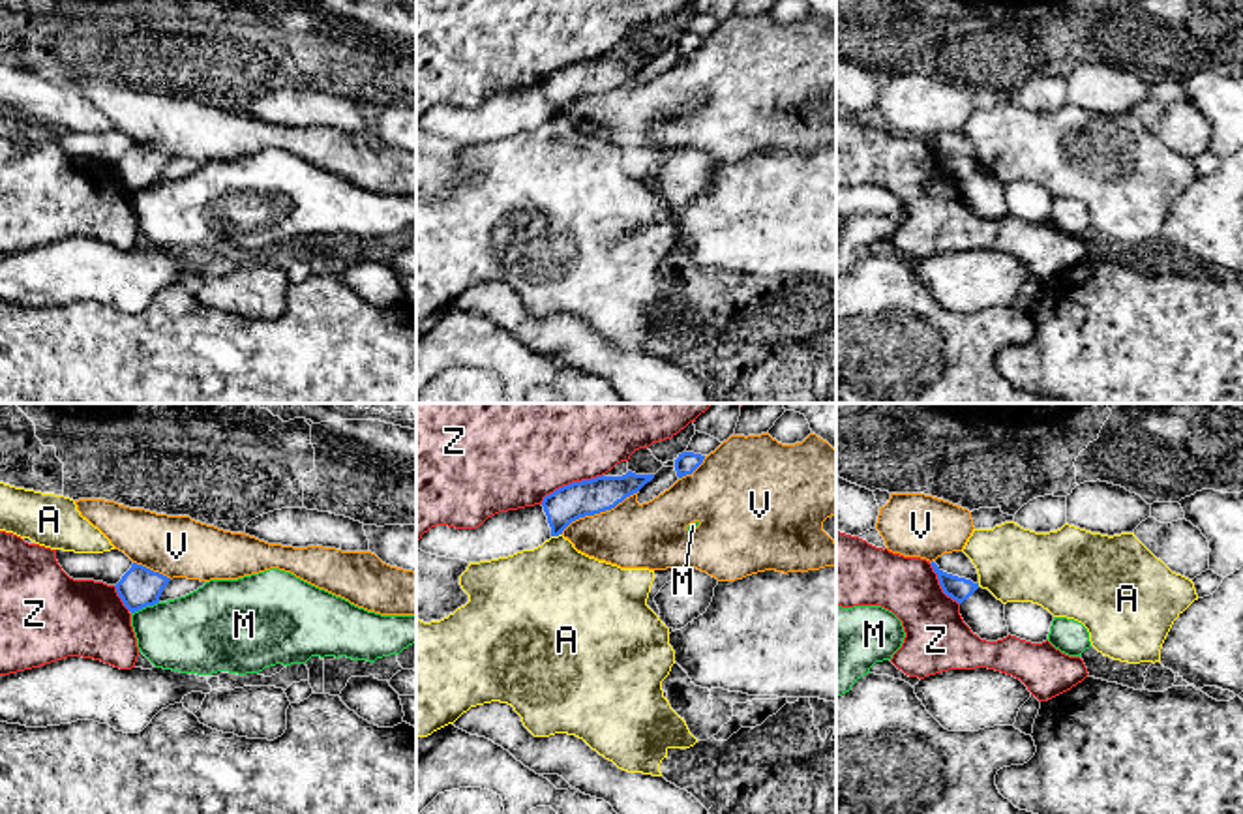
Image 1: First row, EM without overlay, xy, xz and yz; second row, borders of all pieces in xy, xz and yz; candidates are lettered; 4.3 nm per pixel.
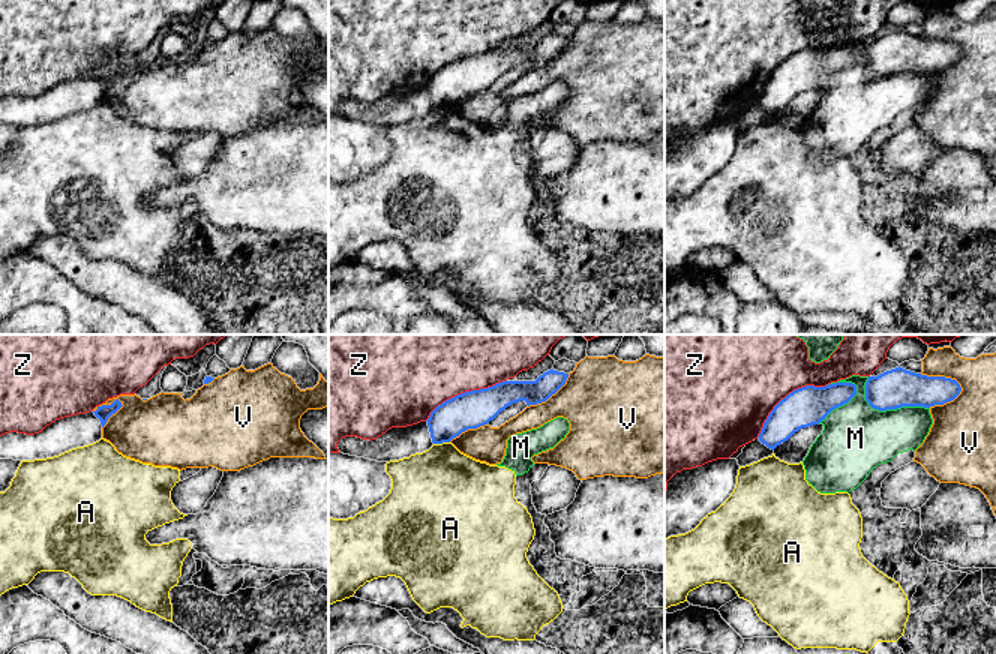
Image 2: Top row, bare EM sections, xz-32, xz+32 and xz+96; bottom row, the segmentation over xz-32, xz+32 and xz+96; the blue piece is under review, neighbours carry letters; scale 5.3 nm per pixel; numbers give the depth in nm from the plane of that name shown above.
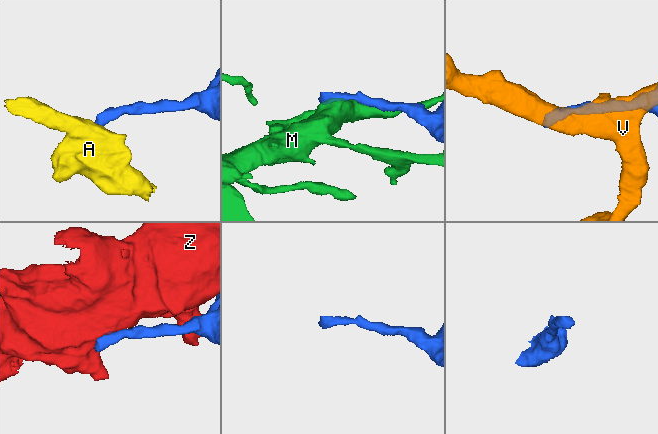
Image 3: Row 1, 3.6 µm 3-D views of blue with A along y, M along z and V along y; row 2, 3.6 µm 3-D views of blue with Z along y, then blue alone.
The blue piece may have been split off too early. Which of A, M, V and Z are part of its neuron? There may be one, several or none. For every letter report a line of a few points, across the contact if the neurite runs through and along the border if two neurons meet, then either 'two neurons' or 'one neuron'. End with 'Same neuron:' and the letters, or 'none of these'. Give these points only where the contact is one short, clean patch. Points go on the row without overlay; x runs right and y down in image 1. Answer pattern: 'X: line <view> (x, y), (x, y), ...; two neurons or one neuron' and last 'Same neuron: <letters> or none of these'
A: line xz (561, 113), (552, 117); two neurons
M: two neurons
V: two neurons
Z: two neurons
Same neuron: none of these

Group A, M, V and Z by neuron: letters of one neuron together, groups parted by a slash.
A / M / V / Z

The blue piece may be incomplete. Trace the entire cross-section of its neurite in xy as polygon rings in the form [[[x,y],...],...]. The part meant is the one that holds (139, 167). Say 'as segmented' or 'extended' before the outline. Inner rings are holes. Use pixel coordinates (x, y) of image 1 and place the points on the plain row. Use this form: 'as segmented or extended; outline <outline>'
as segmented; outline [[[133,143],[114,167],[124,186],[135,193],[157,184],[169,161],[171,158]]]

